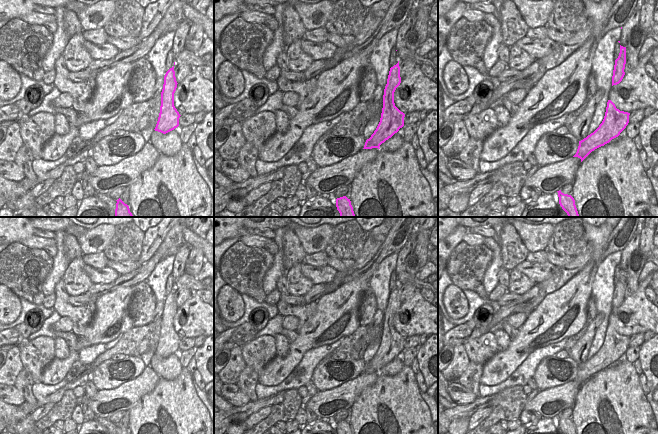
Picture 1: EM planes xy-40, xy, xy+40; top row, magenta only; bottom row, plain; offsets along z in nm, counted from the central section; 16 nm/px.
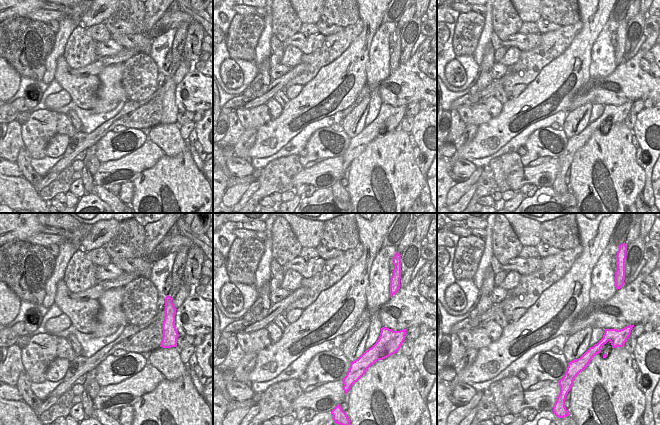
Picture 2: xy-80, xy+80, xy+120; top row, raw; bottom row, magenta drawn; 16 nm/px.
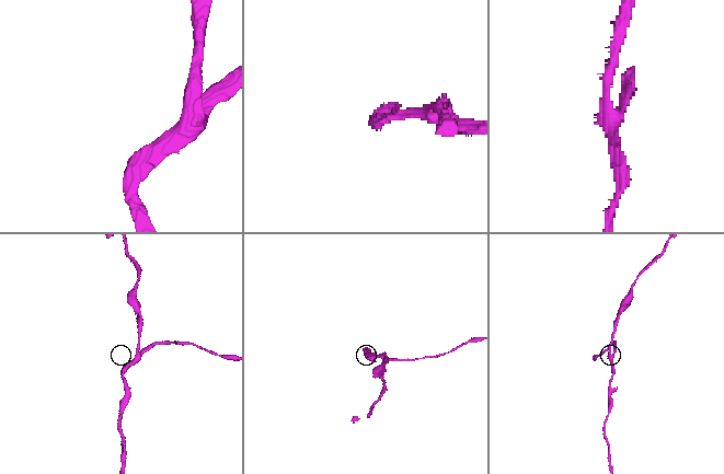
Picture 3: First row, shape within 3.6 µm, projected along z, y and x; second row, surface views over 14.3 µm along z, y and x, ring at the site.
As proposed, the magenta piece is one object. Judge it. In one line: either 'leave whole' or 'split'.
split

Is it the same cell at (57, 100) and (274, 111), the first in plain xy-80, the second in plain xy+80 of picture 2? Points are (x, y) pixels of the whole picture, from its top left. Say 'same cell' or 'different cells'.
different cells

